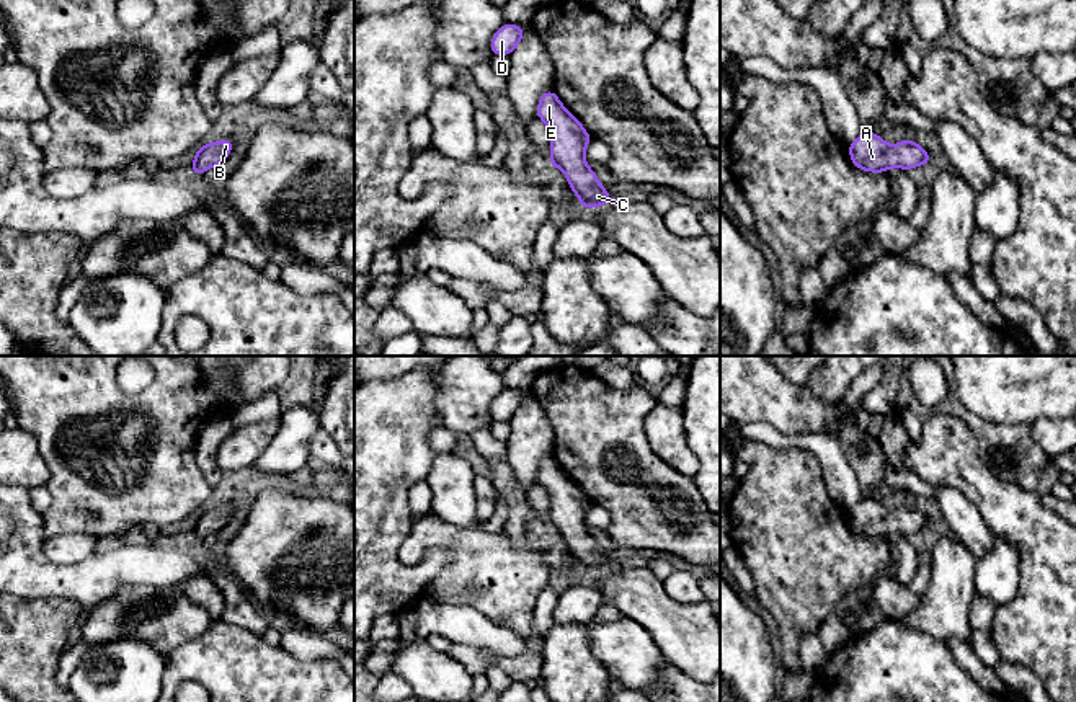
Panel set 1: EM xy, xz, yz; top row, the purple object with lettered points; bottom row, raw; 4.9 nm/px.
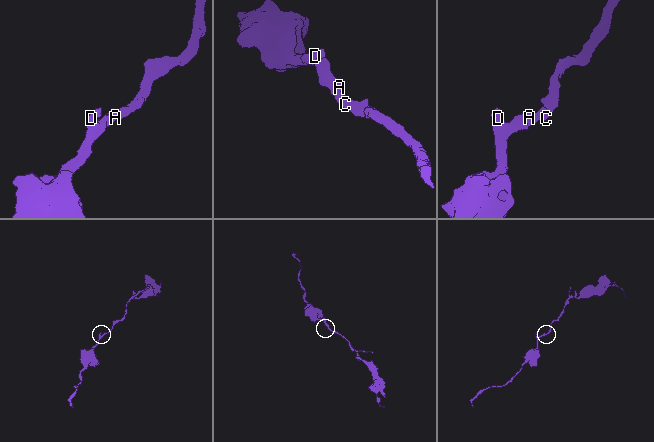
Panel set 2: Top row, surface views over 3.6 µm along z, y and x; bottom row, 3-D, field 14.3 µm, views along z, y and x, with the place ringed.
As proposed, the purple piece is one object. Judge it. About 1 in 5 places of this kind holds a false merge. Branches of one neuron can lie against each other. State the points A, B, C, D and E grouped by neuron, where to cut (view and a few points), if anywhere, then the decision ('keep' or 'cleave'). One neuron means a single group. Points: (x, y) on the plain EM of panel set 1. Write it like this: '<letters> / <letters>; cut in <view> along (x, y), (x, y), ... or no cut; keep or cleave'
A B C D E; no cut; keep

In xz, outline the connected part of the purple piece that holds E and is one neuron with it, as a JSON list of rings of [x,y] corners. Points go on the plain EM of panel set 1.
[[[554,455],[540,460],[536,483],[542,485],[550,498],[549,529],[565,537],[567,549],[576,560],[581,573],[594,575],[617,566],[606,557],[598,540],[586,529],[585,518],[593,506],[591,501],[563,472]]]

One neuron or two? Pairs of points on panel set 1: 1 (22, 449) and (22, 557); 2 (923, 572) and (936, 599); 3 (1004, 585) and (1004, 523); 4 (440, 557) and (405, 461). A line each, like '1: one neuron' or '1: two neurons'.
1: two neurons
2: two neurons
3: two neurons
4: one neuron

